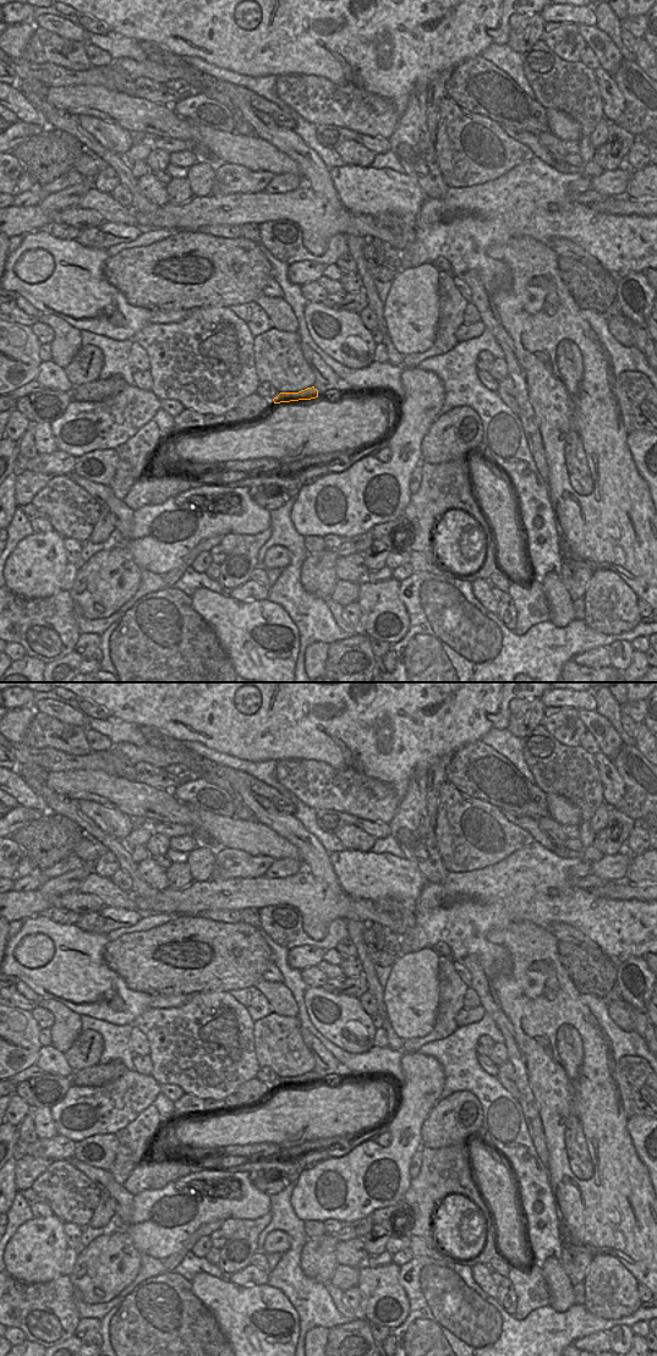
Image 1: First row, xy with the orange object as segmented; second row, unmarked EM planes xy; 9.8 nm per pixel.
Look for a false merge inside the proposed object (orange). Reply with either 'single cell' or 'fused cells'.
fused cells

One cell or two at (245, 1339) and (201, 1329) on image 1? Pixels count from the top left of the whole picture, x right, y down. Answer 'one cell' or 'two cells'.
two cells

